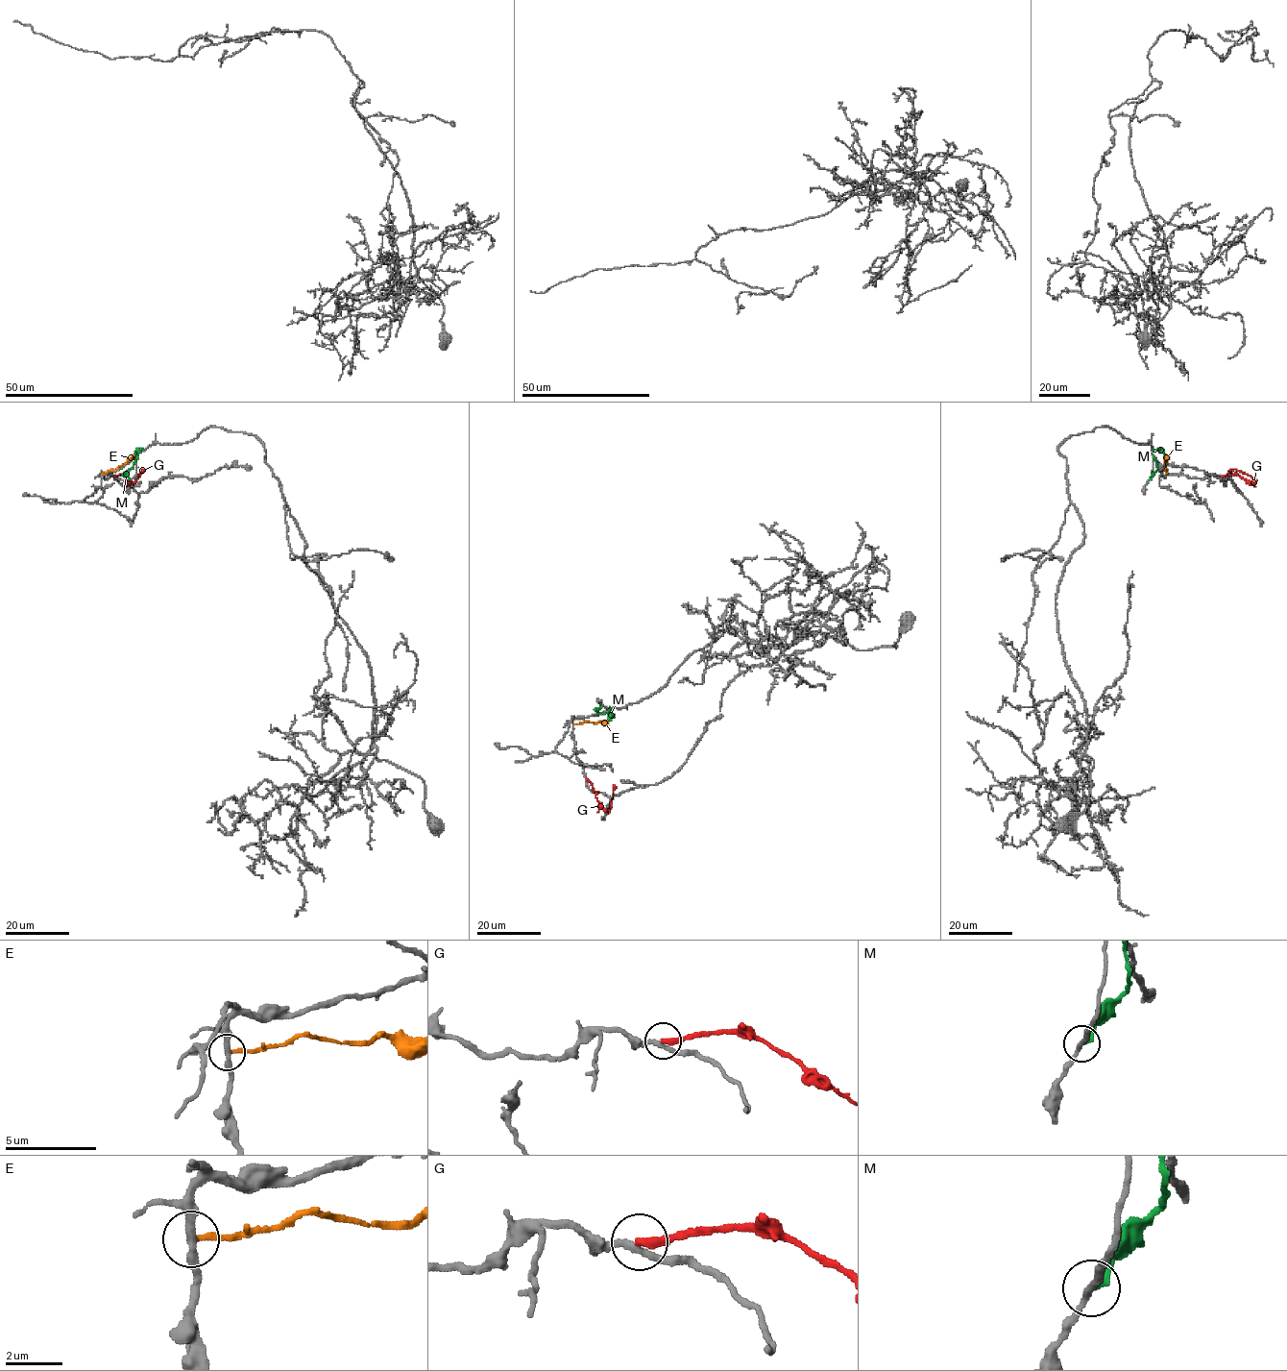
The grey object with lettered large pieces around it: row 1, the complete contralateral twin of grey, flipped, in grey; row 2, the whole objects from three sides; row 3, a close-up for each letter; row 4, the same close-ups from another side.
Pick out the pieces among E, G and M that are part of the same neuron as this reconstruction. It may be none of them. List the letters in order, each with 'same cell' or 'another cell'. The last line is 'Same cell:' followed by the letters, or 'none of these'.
E: another cell
G: another cell
M: another cell
Same cell: none of these

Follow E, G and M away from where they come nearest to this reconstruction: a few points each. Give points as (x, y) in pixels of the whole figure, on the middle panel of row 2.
E: (572, 724), (608, 724)
G: (587, 777), (597, 801), (607, 811), (614, 785)
M: (601, 706), (599, 714), (612, 709), (606, 724)

